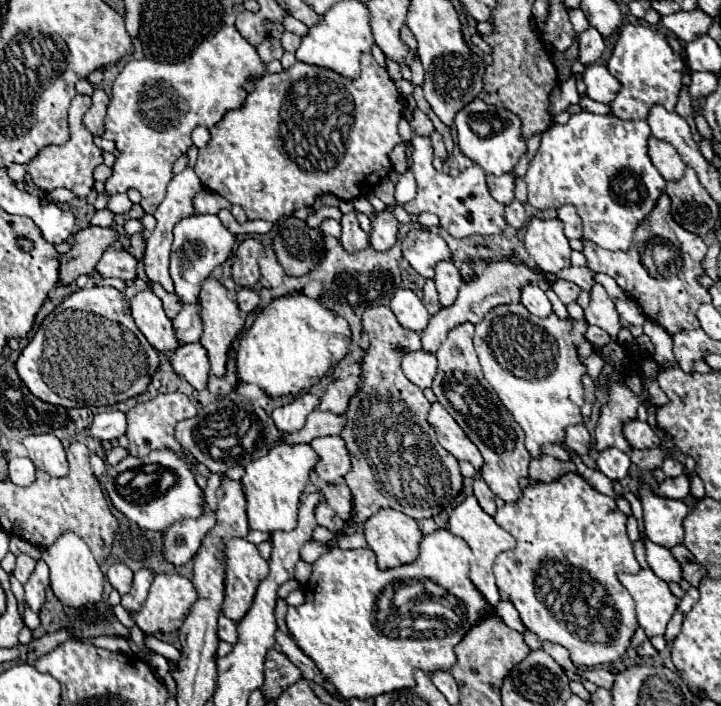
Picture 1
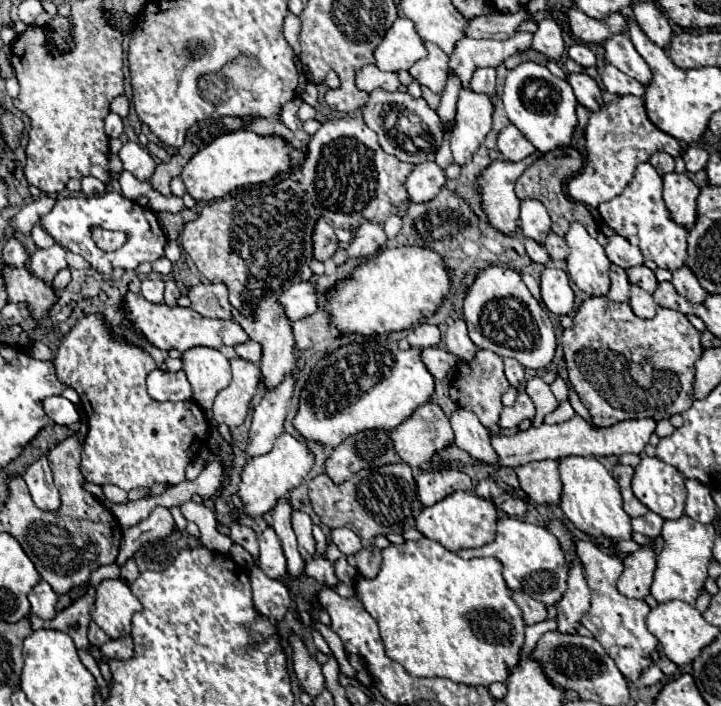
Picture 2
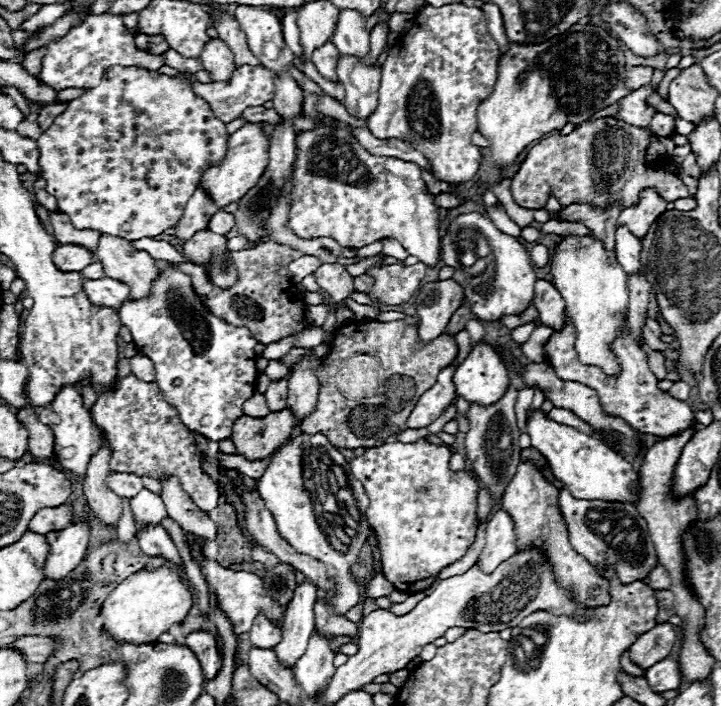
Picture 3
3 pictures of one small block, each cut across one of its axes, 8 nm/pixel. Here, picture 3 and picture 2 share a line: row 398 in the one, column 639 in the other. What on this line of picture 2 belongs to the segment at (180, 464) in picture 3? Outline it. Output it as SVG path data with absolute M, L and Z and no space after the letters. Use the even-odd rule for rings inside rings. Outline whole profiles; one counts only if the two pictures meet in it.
M602 92L604 106L598 112L590 114L586 126L586 166L566 184L566 192L572 200L596 208L602 202L618 196L626 184L634 178L636 166L648 162L654 152L666 152L672 158L682 156L682 144L672 136L666 136L662 130L654 128L646 120L646 108L638 96L616 96Z

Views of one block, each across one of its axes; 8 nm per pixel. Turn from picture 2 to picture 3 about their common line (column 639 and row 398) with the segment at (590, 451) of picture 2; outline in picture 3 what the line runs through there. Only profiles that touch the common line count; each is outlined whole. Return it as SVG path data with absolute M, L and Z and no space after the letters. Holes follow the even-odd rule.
M454 366L444 368L440 372L436 384L428 392L424 392L424 396L420 396L420 400L416 402L414 410L410 412L410 416L406 420L408 428L424 428L428 424L432 424L454 402L454 398L456 398L456 390L454 390L454 382L452 382L454 372L456 372Z

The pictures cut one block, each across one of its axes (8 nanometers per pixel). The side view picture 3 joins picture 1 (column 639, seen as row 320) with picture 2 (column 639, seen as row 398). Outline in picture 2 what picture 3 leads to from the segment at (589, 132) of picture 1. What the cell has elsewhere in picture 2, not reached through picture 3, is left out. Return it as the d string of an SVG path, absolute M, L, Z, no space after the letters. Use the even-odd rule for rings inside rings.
M648 162L640 164L626 190L612 200L600 204L598 212L602 214L604 222L616 230L616 234L636 244L644 252L644 256L648 260L654 260L660 268L674 272L684 266L688 230L670 220L670 212L666 210L662 200L662 178Z

